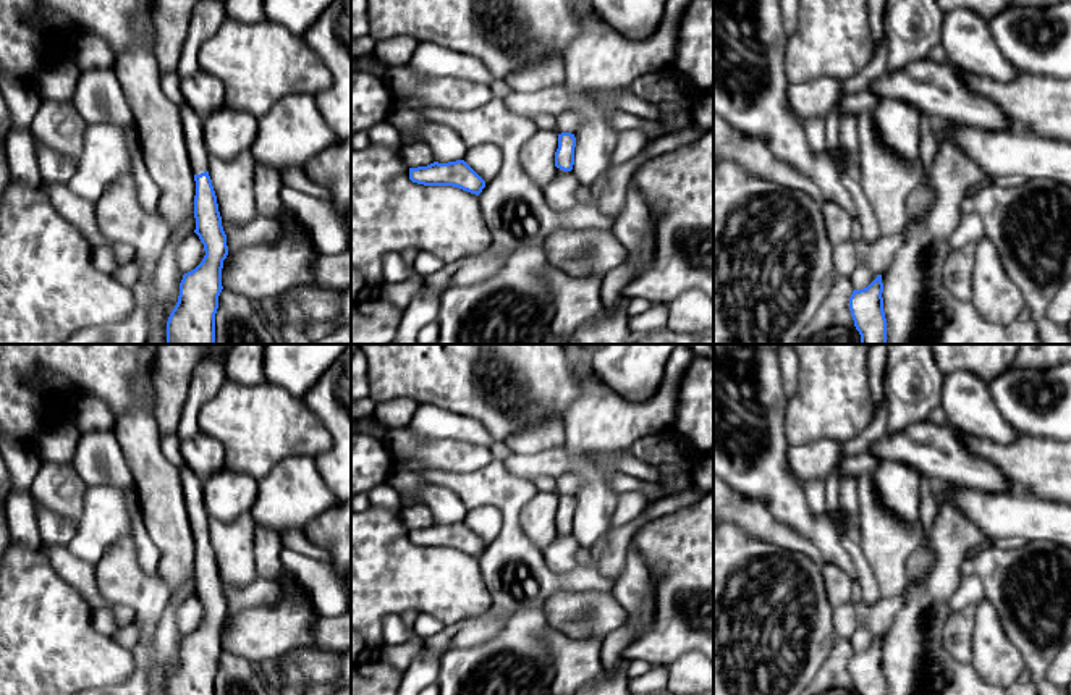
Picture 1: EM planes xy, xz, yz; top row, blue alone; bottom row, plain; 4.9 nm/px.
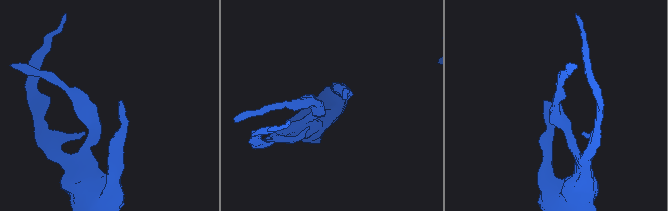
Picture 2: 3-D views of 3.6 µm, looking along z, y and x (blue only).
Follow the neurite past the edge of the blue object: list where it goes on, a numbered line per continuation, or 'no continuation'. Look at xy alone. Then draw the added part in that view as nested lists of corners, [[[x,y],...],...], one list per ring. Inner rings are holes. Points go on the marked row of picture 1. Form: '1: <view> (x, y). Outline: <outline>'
1: xy (198, 152). Outline: [[[180,107],[193,175],[209,171],[209,152],[202,136],[202,118],[189,107]]]

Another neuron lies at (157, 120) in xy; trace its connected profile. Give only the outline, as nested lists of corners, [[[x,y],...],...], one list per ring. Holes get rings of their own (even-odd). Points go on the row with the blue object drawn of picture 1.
[[[142,16],[133,18],[133,27],[141,40],[116,57],[112,70],[131,107],[144,165],[160,187],[157,210],[175,233],[194,218],[196,181],[180,107],[160,87],[150,29]]]

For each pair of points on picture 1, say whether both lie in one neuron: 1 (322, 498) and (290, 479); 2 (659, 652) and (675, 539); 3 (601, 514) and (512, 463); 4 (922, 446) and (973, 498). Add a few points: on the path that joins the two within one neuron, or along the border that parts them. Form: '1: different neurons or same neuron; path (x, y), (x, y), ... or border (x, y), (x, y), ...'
1: same neuron; path (314, 498), (298, 487)
2: same neuron; path (668, 624), (668, 600), (675, 589), (675, 566)
3: same neuron; path (594, 487), (571, 463), (539, 463)
4: different neurons; border (953, 485), (994, 492), (997, 495)

